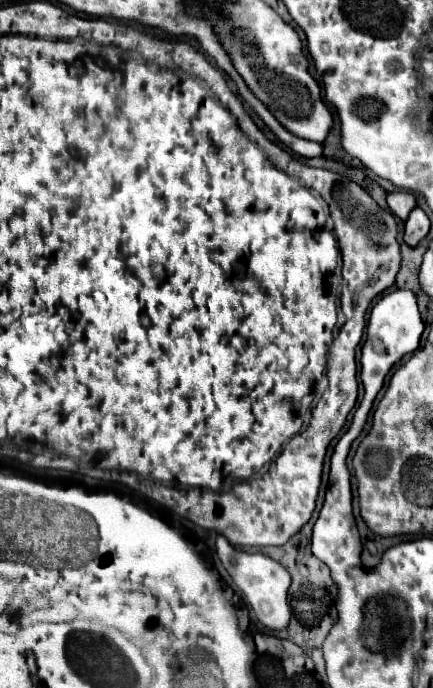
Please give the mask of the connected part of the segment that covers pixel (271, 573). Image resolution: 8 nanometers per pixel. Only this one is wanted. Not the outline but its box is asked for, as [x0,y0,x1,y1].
[216,535,292,631]

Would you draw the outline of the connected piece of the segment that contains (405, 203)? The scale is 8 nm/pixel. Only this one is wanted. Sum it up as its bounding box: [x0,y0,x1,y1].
[388,191,416,221]

